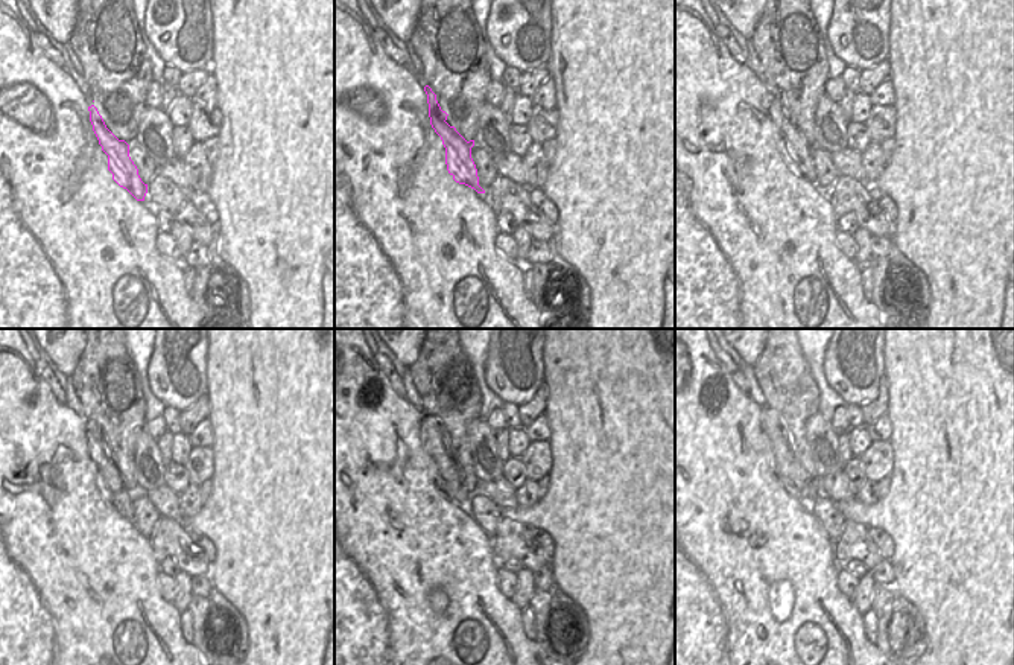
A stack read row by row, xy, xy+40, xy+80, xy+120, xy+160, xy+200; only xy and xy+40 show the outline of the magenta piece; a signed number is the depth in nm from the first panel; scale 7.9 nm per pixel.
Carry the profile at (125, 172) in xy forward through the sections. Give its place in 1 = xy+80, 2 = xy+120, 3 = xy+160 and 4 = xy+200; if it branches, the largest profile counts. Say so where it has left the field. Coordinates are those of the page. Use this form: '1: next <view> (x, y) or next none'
1: next xy+80 (797, 143)
2: next xy+120 (117, 484)
3: next xy+160 (459, 484)
4: next xy+200 (795, 466)

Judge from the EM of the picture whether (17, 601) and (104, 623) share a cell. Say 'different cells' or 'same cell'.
same cell

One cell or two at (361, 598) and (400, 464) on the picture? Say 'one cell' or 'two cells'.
one cell

